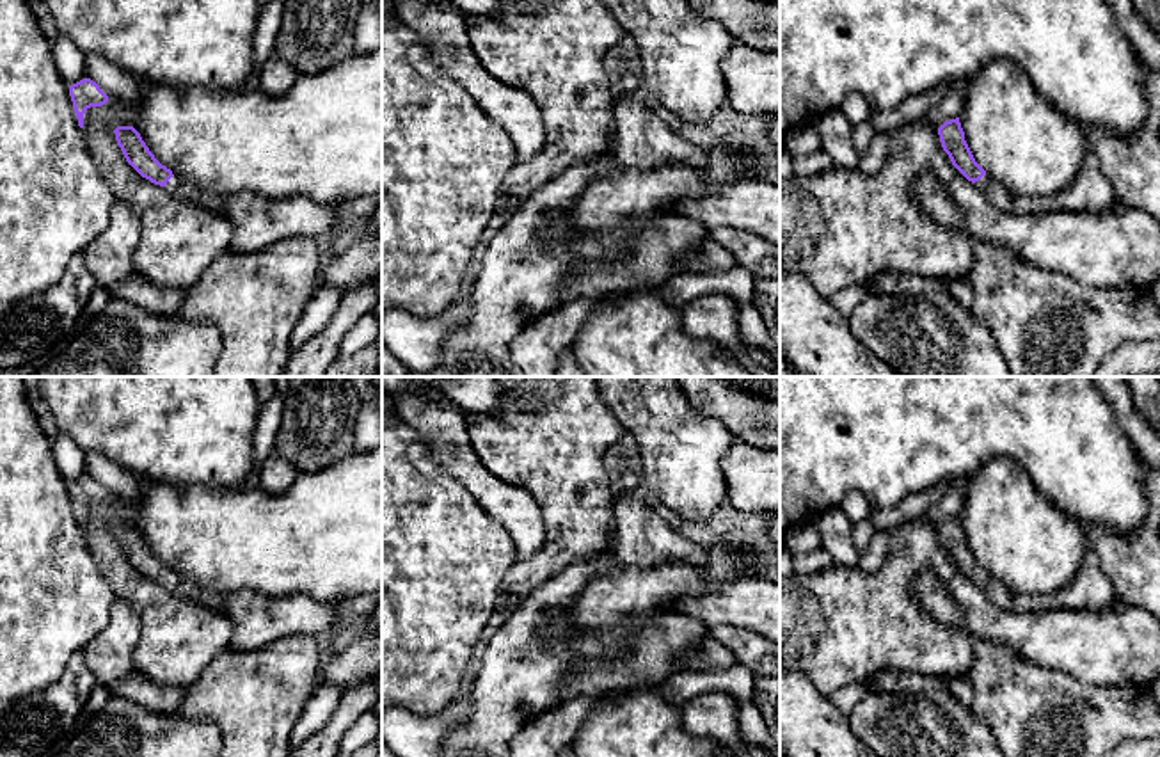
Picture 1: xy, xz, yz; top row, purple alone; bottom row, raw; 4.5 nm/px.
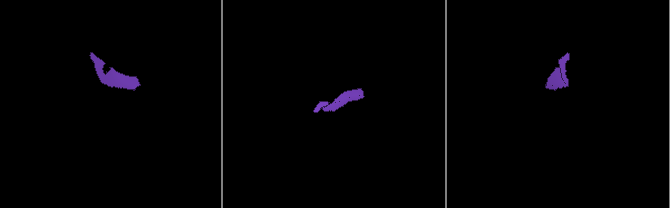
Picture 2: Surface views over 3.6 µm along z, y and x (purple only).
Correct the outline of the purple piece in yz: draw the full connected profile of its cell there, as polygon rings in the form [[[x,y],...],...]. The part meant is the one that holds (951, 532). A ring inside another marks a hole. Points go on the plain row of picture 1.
[[[959,515],[945,519],[938,526],[943,549],[952,563],[997,606],[1016,613],[1050,611],[1050,610],[1087,610],[1101,611],[1114,602],[1117,595],[1114,585],[1100,565],[1100,554],[1087,540],[1084,558],[1068,585],[1053,594],[1027,595],[1007,588],[995,579],[973,556],[961,526]]]

